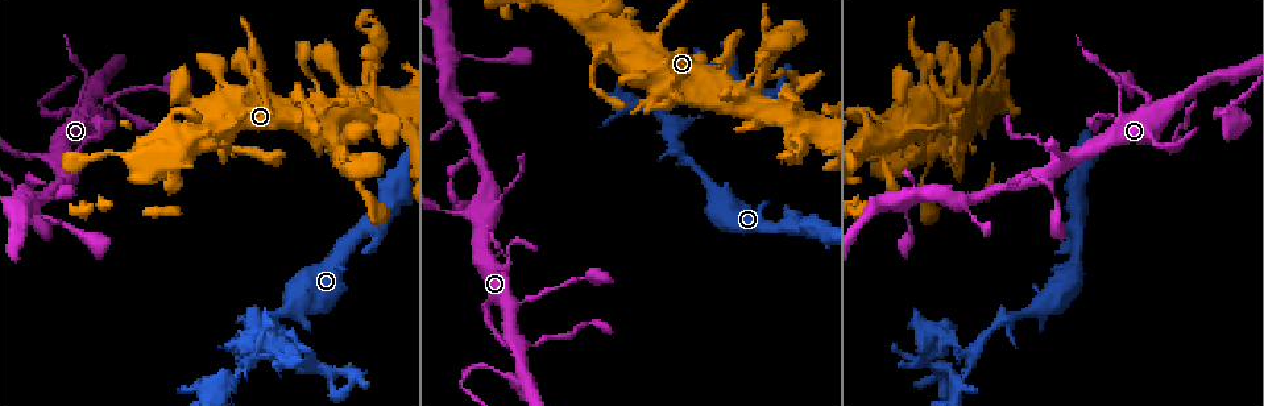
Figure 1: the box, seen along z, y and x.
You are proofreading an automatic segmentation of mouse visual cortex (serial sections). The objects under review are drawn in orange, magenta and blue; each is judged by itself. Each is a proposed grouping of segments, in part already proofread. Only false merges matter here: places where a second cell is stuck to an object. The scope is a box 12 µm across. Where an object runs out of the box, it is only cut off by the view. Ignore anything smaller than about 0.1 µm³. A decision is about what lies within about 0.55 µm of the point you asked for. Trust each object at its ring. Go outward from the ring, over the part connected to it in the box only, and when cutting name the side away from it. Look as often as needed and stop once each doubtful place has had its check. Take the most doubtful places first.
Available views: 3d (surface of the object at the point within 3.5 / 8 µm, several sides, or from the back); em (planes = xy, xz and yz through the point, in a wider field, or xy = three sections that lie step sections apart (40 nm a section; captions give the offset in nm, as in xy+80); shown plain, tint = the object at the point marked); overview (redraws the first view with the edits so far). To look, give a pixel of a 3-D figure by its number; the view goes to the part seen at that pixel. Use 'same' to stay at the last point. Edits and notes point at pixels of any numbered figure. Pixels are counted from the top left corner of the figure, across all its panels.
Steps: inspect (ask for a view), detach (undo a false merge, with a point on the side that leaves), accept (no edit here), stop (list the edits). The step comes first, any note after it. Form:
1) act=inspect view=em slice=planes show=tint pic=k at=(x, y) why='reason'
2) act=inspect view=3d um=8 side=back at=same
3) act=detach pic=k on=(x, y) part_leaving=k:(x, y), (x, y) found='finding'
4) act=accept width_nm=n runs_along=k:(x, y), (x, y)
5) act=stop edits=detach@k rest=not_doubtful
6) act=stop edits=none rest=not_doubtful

act=inspect view=em slice=xy step=1 show=tint pic=1 at=(228, 388) why='sudden change in width'

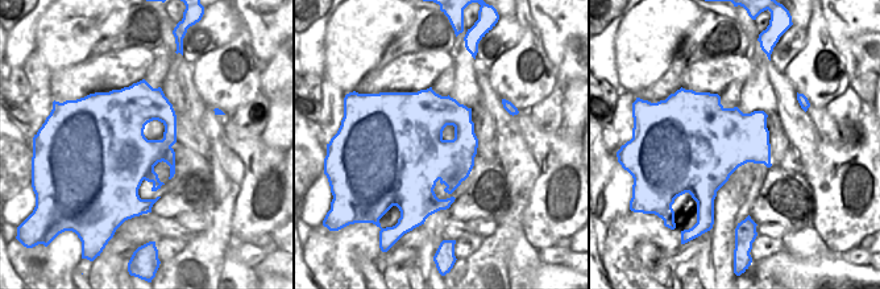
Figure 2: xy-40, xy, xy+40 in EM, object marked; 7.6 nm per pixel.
act=inspect view=3d um=3.5 at=same

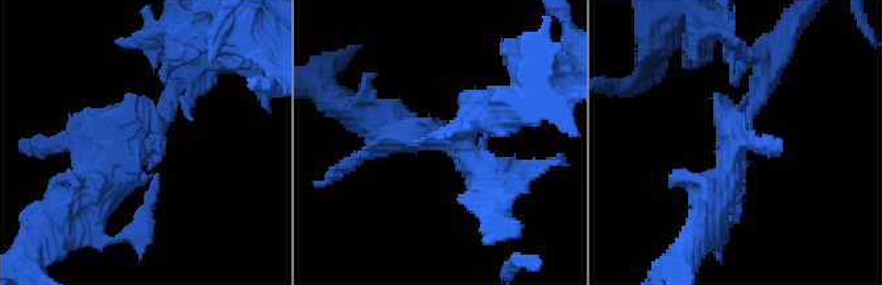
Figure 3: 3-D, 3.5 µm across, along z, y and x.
act=accept width_nm=550 runs_along=3:(182, 78), (153, 131), (77, 191) found='one cell here'

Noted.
act=inspect view=3d um=3.5 pic=1 at=(946, 334) why='sudden change in width'

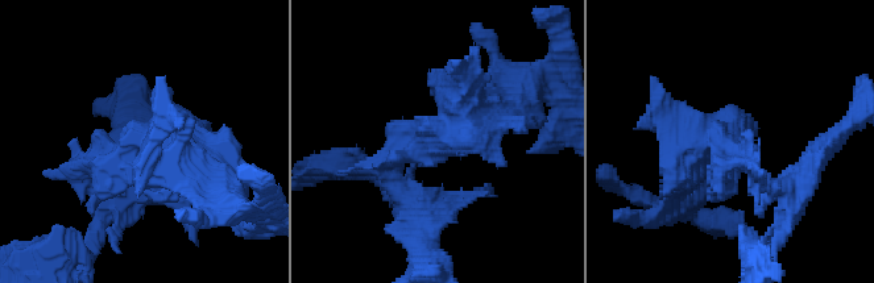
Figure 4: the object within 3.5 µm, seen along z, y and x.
act=inspect view=em slice=planes show=tint pic=4 at=(132, 147) why='now the EM'

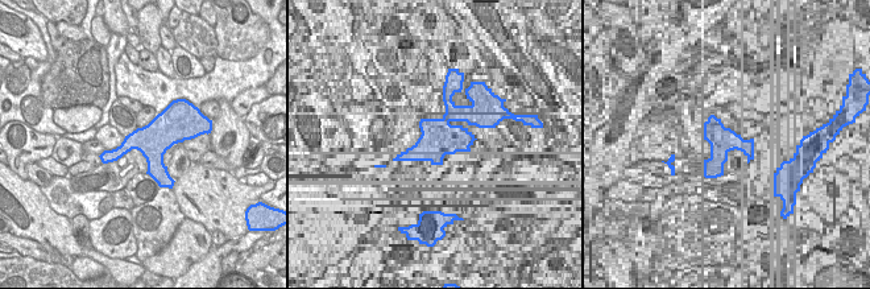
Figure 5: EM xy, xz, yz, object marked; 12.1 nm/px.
act=accept runs_along=4:(392, 182), (388, 158), (489, 102) found='continuous, no second cell'

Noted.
act=inspect view=3d um=8 pic=1 at=(453, 175) why='sharp bend'

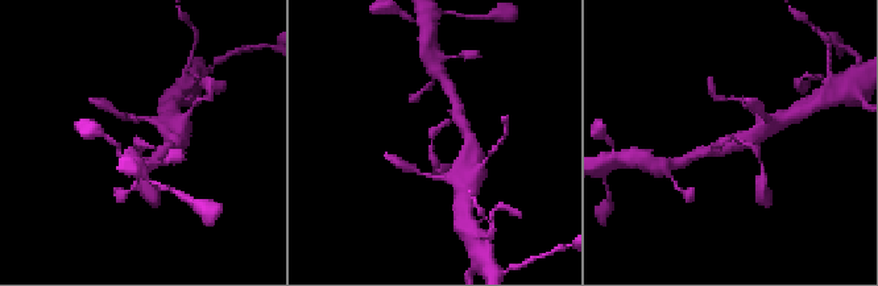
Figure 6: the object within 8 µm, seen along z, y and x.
act=inspect view=3d um=3.5 pic=6 at=(725, 140)

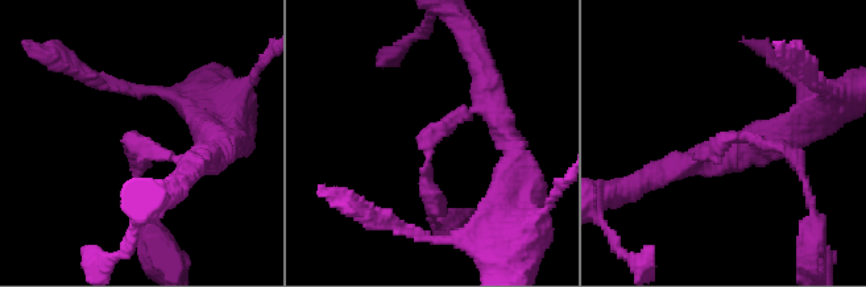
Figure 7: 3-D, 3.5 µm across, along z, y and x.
act=inspect view=em slice=xy step=2 show=tint pic=7 at=(731, 136) arm_widths_nm=150,200

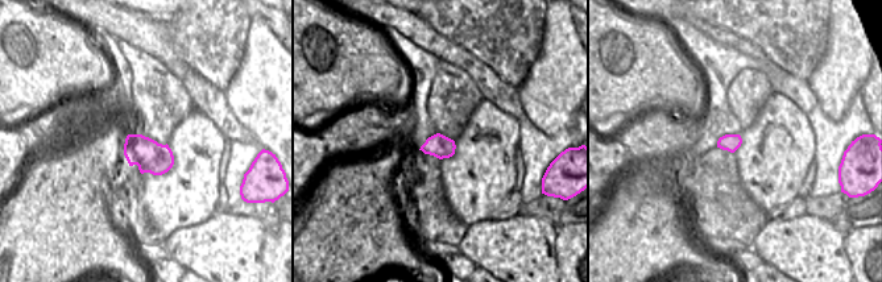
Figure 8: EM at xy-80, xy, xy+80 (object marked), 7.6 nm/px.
act=accept runs_along=7:(497, 115), (473, 108), (429, 142), (432, 216) found='one cell here'

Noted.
act=stop edits=none rest=not_doubtful

